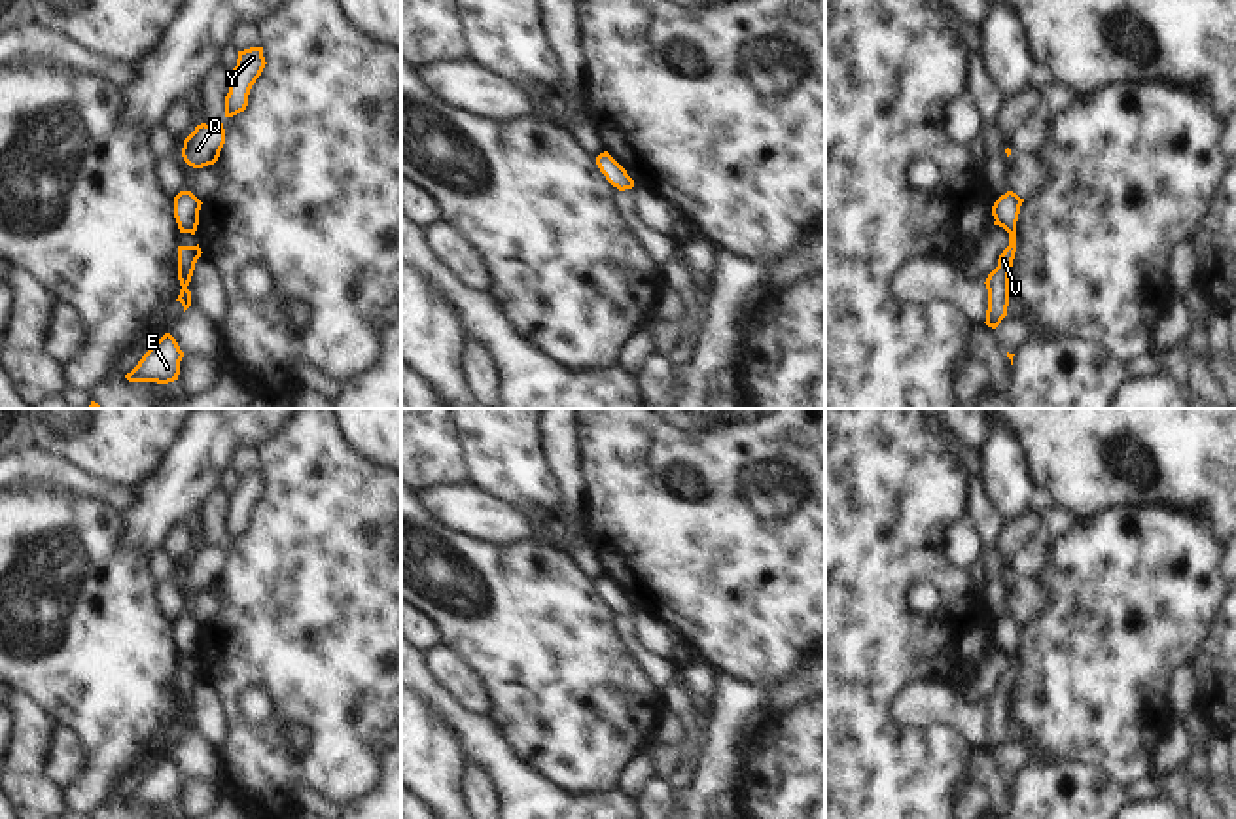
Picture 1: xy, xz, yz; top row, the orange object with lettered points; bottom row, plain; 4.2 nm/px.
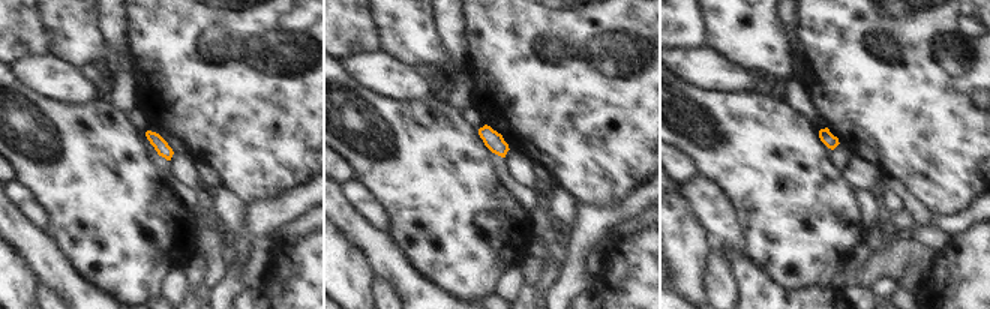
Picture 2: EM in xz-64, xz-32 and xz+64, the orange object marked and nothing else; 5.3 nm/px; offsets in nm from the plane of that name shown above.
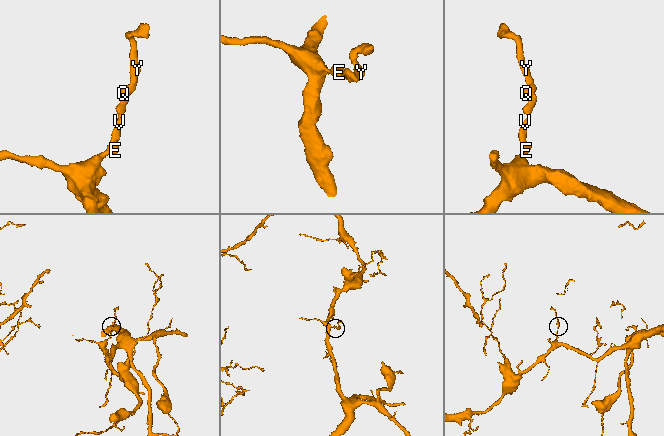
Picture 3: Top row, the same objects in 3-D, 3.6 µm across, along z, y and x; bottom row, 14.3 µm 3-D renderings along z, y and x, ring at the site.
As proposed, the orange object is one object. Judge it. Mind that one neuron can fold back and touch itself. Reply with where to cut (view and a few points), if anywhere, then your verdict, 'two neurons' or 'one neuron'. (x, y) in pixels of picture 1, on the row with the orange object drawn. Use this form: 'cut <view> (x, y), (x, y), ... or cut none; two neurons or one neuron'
cut none; one neuron

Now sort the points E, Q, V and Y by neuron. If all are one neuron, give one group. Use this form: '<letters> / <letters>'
E Q V Y

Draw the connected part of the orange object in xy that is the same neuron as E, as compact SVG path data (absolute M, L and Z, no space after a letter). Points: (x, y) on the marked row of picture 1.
M165 333L157 342L142 356L138 365L125 375L129 382L157 382L168 384L178 380L180 361L184 352L176 339Z

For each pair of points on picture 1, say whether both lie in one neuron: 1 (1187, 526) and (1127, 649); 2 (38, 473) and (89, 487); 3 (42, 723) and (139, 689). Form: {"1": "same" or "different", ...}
{"1": "same", "2": "same", "3": "different"}

